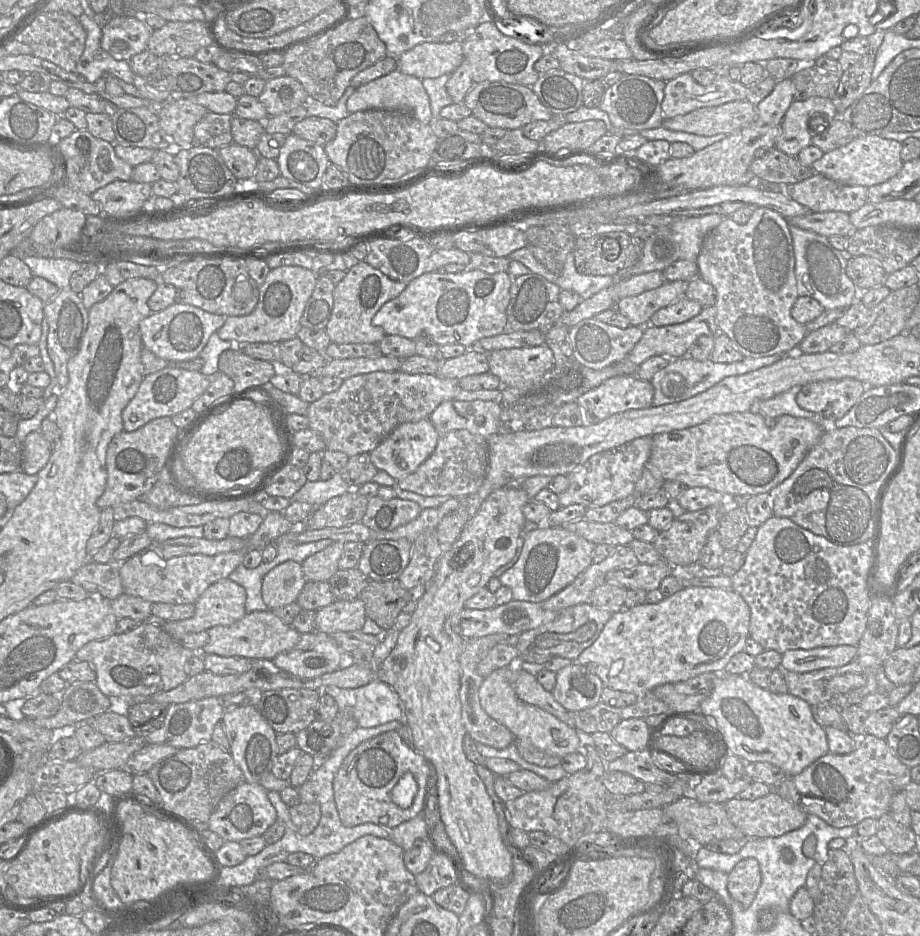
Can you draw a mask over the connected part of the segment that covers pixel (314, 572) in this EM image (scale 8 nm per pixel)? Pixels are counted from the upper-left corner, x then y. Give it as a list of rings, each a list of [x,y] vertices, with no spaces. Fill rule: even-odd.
[[[333,542],[325,549],[306,558],[302,571],[306,582],[328,582],[339,570],[338,561],[342,555],[344,544]]]

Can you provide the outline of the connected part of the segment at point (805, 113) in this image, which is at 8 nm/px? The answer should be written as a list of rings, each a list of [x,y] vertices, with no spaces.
[[[811,97],[804,101],[793,101],[783,121],[782,133],[775,142],[775,148],[788,156],[796,157],[805,147],[811,145],[809,120],[816,113],[827,116],[829,124],[839,115],[829,98]]]

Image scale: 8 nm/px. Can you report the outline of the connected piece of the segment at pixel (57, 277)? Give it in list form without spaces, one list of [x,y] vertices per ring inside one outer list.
[[[26,256],[23,261],[30,268],[33,276],[52,282],[59,290],[70,288],[70,277],[81,265],[81,263],[64,258]]]

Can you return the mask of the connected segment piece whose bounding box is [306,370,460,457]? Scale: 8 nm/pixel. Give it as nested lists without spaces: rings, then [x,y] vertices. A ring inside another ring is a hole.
[[[401,370],[377,371],[343,380],[338,390],[325,393],[319,400],[310,403],[306,417],[309,428],[323,439],[326,449],[341,451],[351,457],[364,452],[370,453],[403,423],[430,418],[442,402],[455,399],[459,390],[459,380],[443,378],[437,374],[408,374]]]

